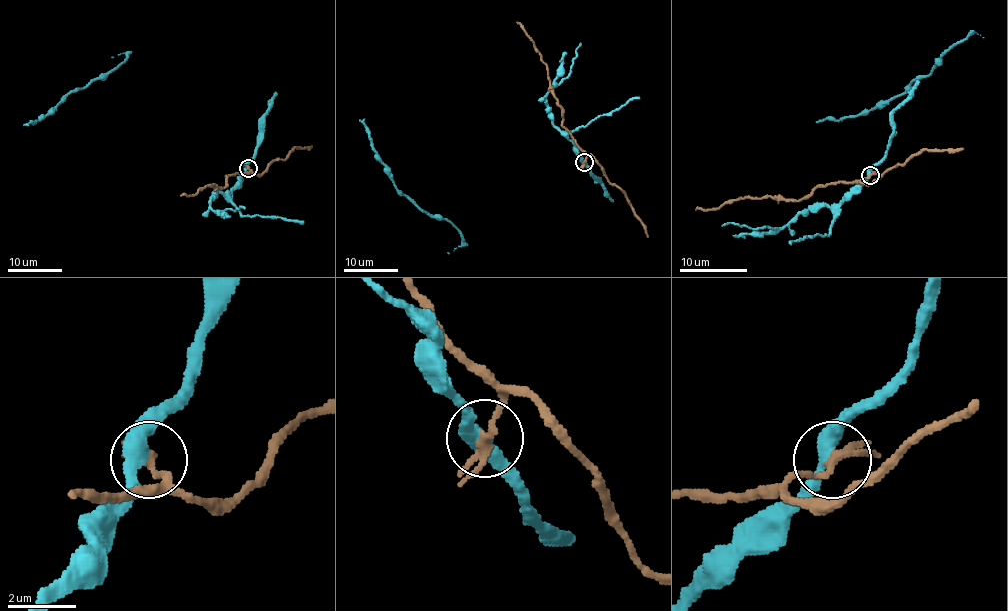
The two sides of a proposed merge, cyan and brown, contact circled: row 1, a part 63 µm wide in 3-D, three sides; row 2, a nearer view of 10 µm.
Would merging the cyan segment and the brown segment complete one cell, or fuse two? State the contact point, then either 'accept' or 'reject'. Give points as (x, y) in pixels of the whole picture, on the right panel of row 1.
at (870, 175); reject

